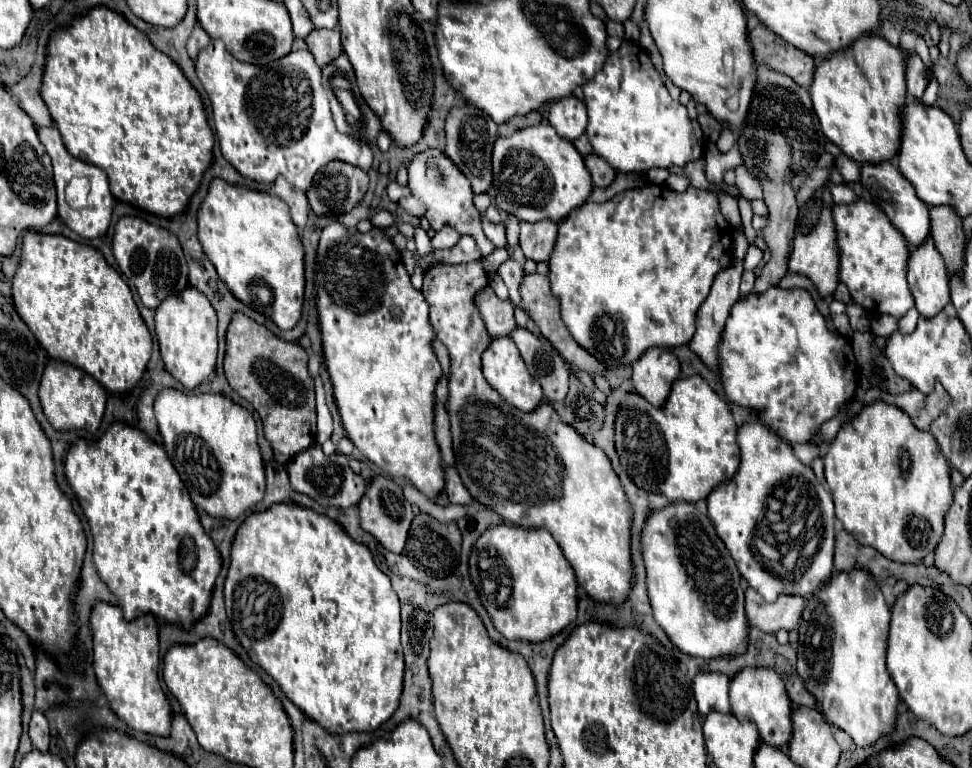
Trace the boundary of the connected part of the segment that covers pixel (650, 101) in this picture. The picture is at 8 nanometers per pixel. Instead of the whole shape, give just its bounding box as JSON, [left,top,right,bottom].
[584,42,704,172]

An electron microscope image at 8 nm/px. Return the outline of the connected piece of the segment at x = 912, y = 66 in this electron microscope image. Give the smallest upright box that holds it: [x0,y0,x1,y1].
[906,54,930,100]

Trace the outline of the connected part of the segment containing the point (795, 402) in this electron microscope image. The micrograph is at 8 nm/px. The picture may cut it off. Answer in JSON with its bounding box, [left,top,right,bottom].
[720,286,858,446]

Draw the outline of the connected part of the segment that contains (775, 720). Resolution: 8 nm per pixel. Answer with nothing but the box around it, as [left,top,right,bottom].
[730,668,792,748]

